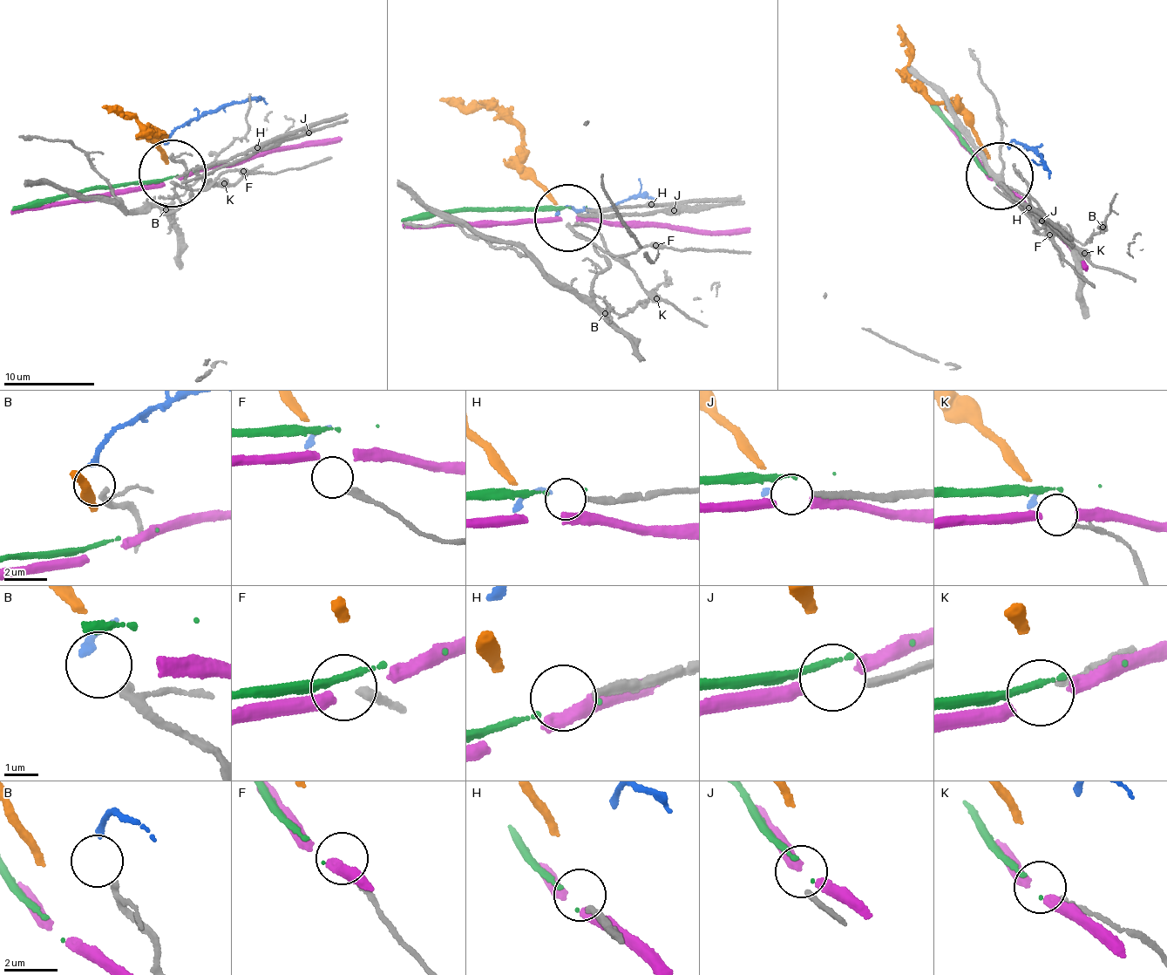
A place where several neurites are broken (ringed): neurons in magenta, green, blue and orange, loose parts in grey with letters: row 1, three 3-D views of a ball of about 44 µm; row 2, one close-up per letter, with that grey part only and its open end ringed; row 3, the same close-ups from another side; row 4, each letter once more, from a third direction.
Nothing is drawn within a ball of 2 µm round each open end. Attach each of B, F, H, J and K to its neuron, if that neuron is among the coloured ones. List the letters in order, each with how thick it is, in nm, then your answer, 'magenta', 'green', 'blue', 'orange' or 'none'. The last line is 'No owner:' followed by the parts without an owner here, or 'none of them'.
B: 200 nm thick; blue
F: 280 nm thick; none
H: 240 nm thick; green
J: 240 nm thick; none
K: 180 nm thick; none
No owner: F, J, K

